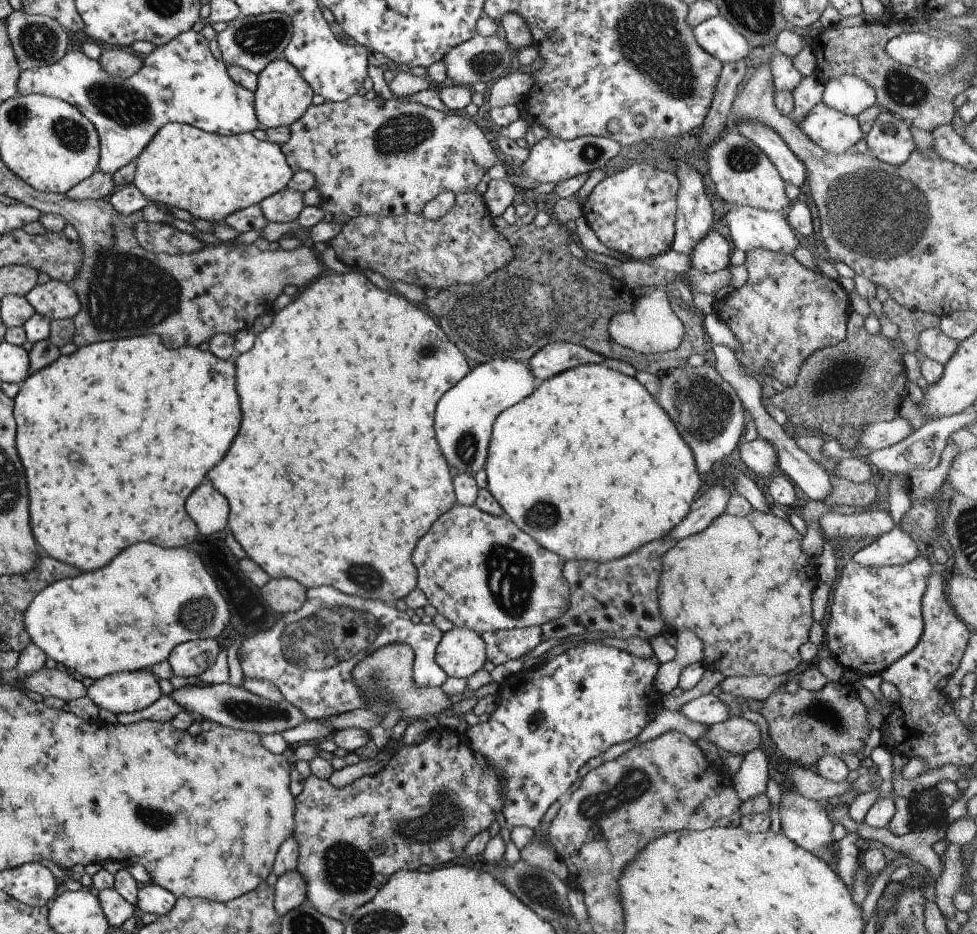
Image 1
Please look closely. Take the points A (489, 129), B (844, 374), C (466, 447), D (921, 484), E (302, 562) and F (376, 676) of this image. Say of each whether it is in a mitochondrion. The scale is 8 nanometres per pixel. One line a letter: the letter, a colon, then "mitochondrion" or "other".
A: other
B: mitochondrion
C: mitochondrion
D: other
E: other
F: mitochondrion

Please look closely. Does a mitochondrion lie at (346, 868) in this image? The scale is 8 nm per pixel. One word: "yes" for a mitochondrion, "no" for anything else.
yes

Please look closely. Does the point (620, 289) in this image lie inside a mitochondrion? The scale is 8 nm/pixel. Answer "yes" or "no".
no

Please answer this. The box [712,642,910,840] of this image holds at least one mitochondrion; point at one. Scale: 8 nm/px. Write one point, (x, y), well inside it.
(835, 728)

